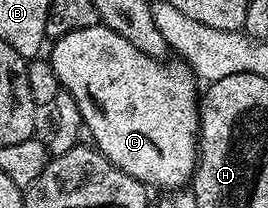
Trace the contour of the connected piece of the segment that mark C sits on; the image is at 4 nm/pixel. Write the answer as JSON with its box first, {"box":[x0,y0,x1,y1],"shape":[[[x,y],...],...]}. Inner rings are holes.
{"box":[48,23,200,191],"shape":[[[101,23],[59,37],[49,49],[48,59],[56,71],[59,86],[74,96],[85,132],[90,132],[89,140],[113,165],[147,187],[155,185],[162,189],[158,191],[181,190],[193,178],[198,164],[200,89],[198,93],[196,77],[189,65],[178,59],[165,61],[144,55],[124,35],[116,35],[116,31]]]}

